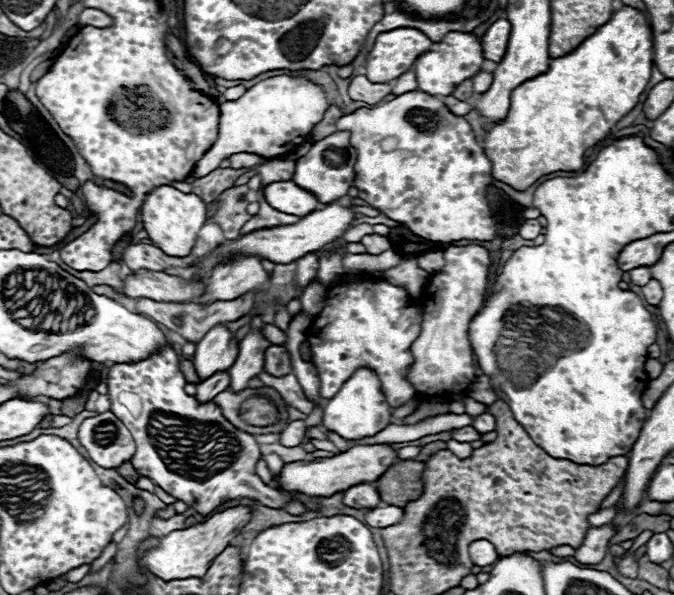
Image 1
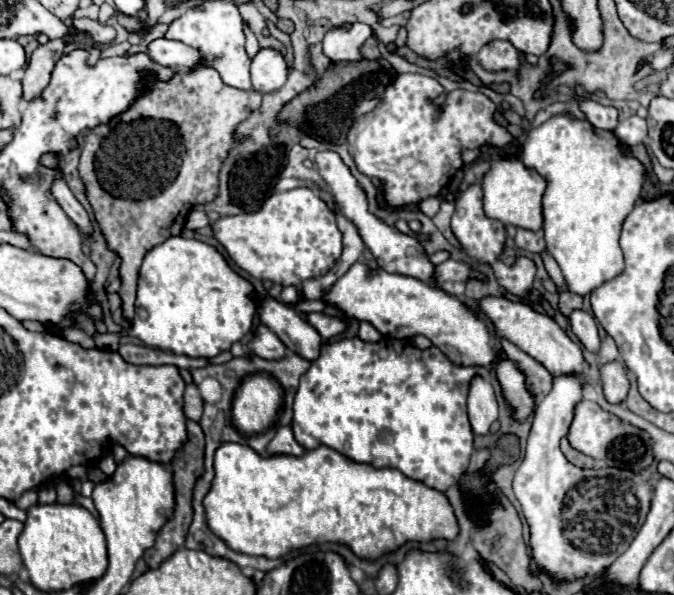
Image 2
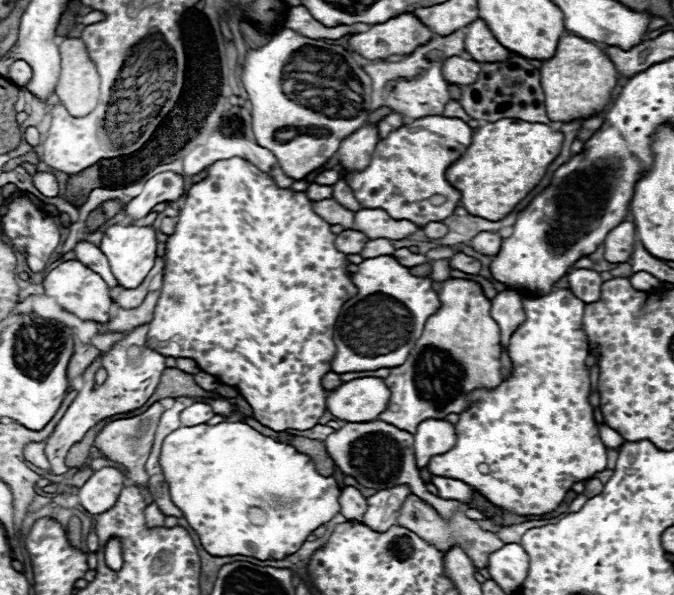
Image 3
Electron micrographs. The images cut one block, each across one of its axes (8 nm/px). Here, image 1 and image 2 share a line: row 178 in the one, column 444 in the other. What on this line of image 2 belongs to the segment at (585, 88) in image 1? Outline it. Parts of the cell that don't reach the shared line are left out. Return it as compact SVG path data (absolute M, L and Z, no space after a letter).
M222 442L214 452L214 480L202 504L208 528L222 538L228 548L248 556L280 558L310 544L340 542L348 544L356 556L376 560L408 540L428 542L438 536L454 540L458 536L456 516L442 492L404 476L396 468L376 470L366 464L356 464L326 446L308 450L302 456L260 456L246 444Z

